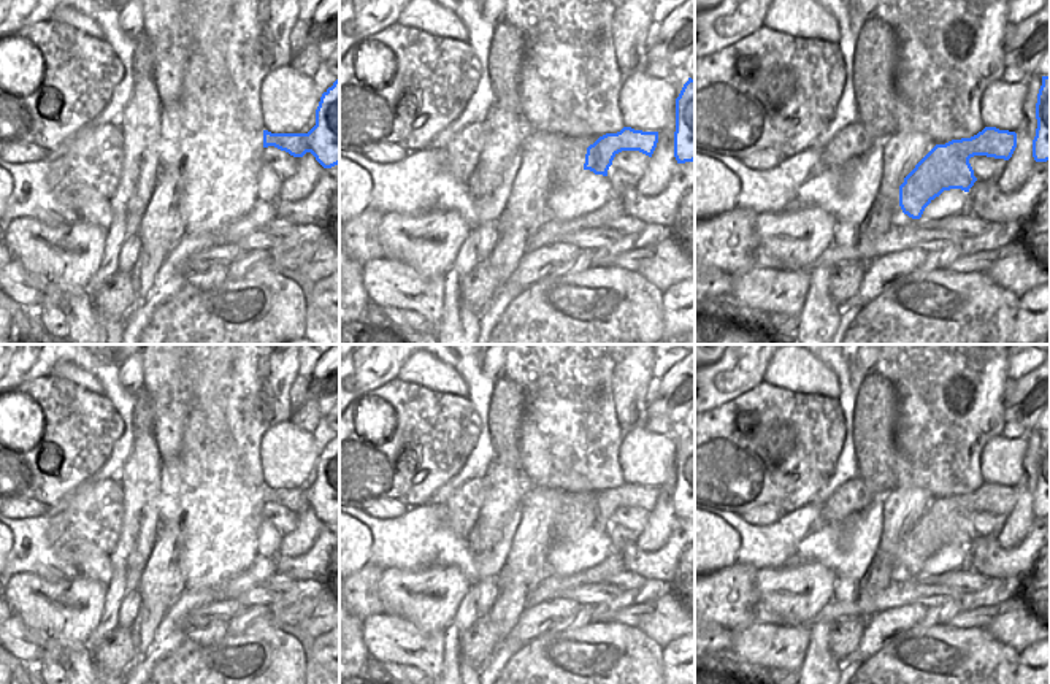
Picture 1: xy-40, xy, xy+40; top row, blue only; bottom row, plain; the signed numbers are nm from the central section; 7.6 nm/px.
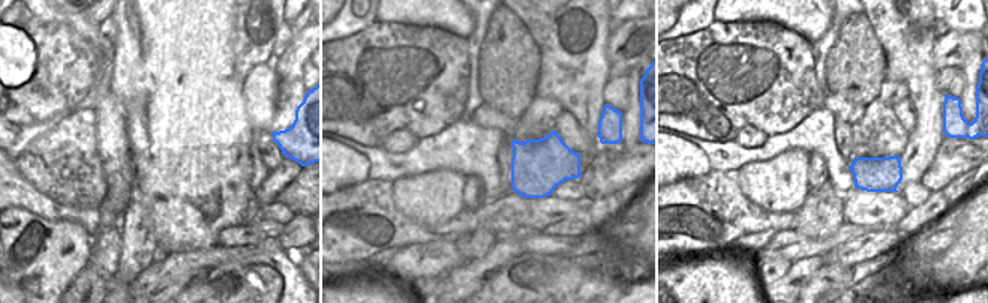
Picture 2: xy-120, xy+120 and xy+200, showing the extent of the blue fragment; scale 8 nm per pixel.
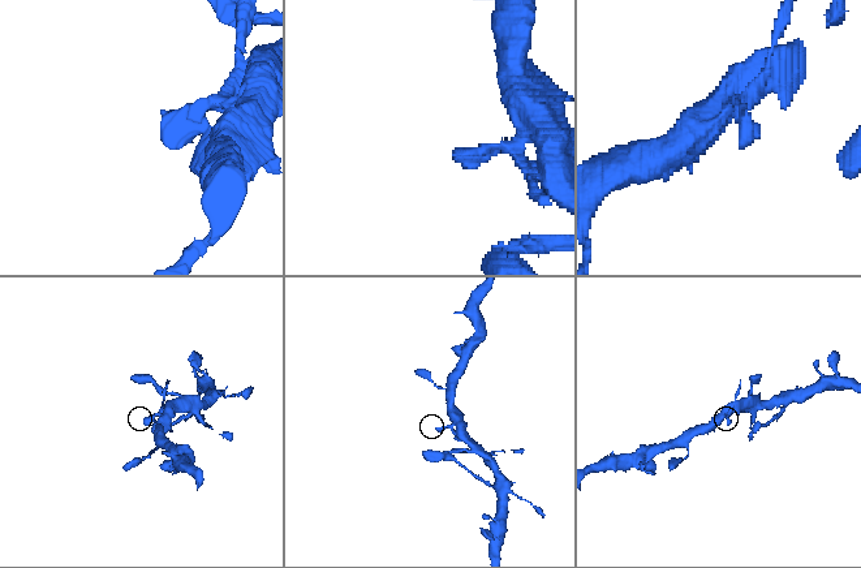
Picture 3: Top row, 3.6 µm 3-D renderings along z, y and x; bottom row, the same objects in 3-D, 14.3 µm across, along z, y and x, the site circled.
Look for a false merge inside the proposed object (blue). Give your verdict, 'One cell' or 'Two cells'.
One cell

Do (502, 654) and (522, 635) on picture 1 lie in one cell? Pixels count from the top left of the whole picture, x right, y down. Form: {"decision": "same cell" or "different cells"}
{"decision": "different cells"}

